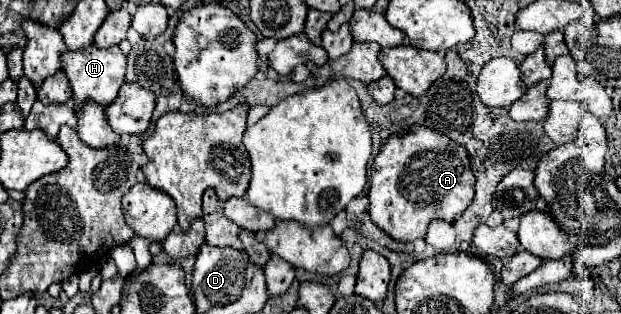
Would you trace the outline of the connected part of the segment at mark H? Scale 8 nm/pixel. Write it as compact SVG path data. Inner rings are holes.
M90 44L90 46L80 48L80 50L66 50L62 54L62 68L70 80L72 100L76 102L76 106L88 98L96 100L102 106L108 106L116 98L120 86L124 84L126 56L122 54L122 50L118 46L98 48L96 44Z

